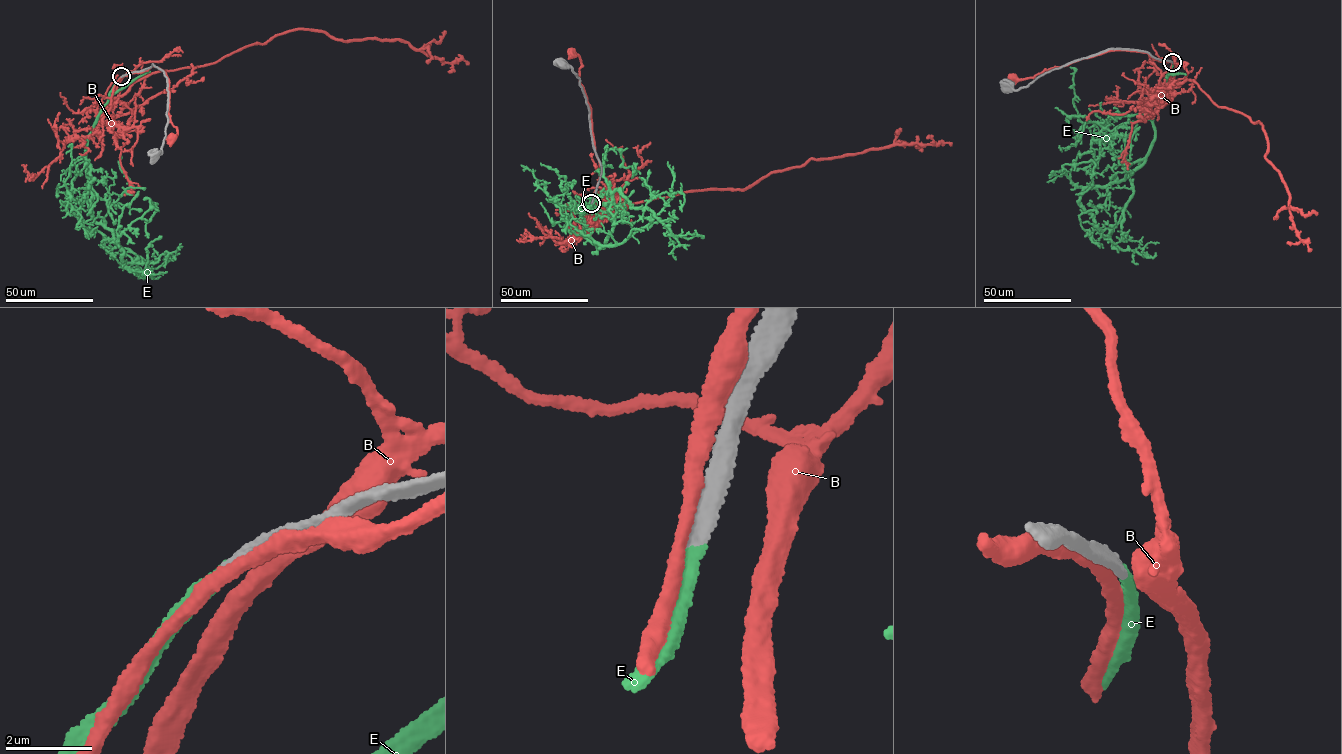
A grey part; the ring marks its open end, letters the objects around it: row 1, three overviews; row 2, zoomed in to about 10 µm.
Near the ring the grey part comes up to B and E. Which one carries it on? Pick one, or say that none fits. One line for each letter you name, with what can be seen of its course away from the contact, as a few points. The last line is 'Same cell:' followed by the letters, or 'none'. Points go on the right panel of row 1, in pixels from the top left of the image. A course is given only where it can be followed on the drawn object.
E: it runs (1172, 62), (1146, 160), (1124, 178), (1085, 188), (1071, 181), (1064, 164), (1095, 163), (1091, 187), (1075, 194)
Same cell: E

